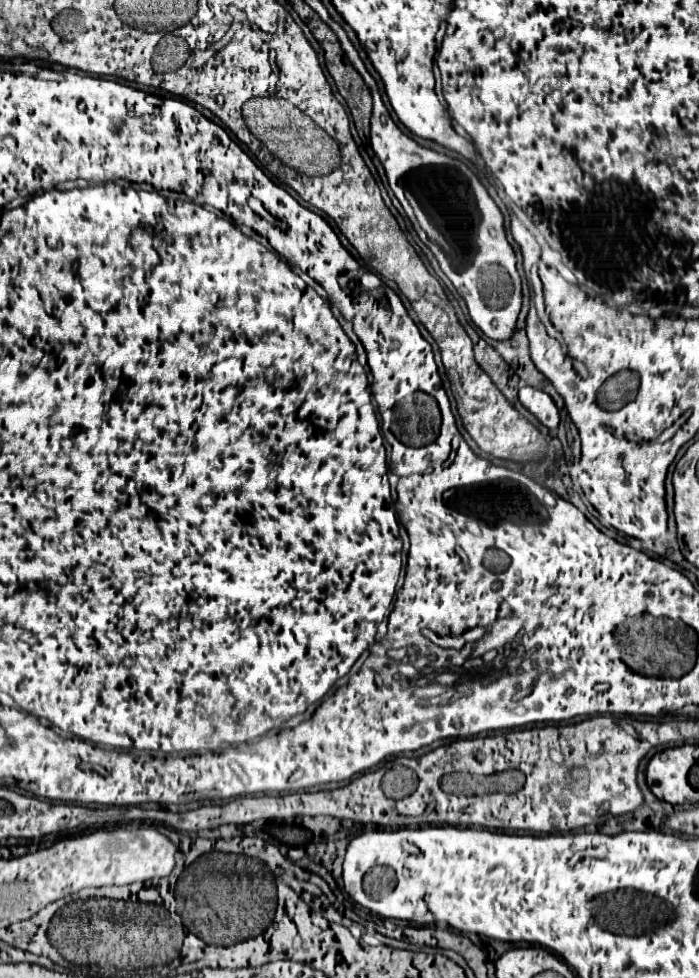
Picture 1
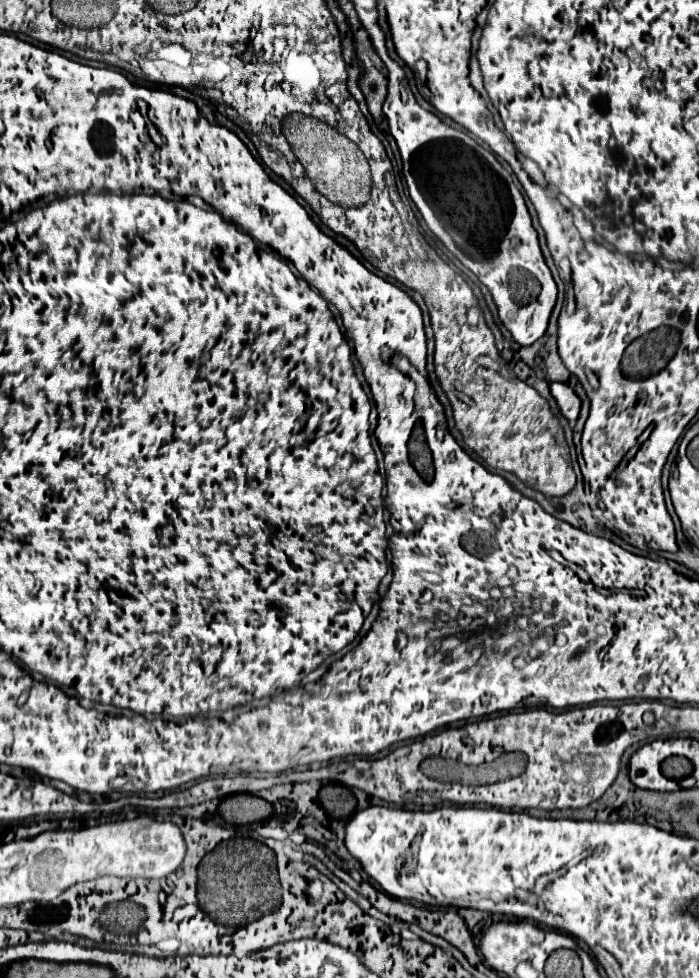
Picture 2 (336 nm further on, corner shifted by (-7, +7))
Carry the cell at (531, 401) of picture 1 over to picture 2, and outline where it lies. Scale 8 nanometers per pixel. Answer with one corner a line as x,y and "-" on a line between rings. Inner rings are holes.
553,382
551,384
551,394
553,398
557,400
559,404
559,410
561,414
569,420
569,424
573,426
577,416
579,416
579,410
581,410
581,400
579,396
567,386
567,384
561,384
561,382

